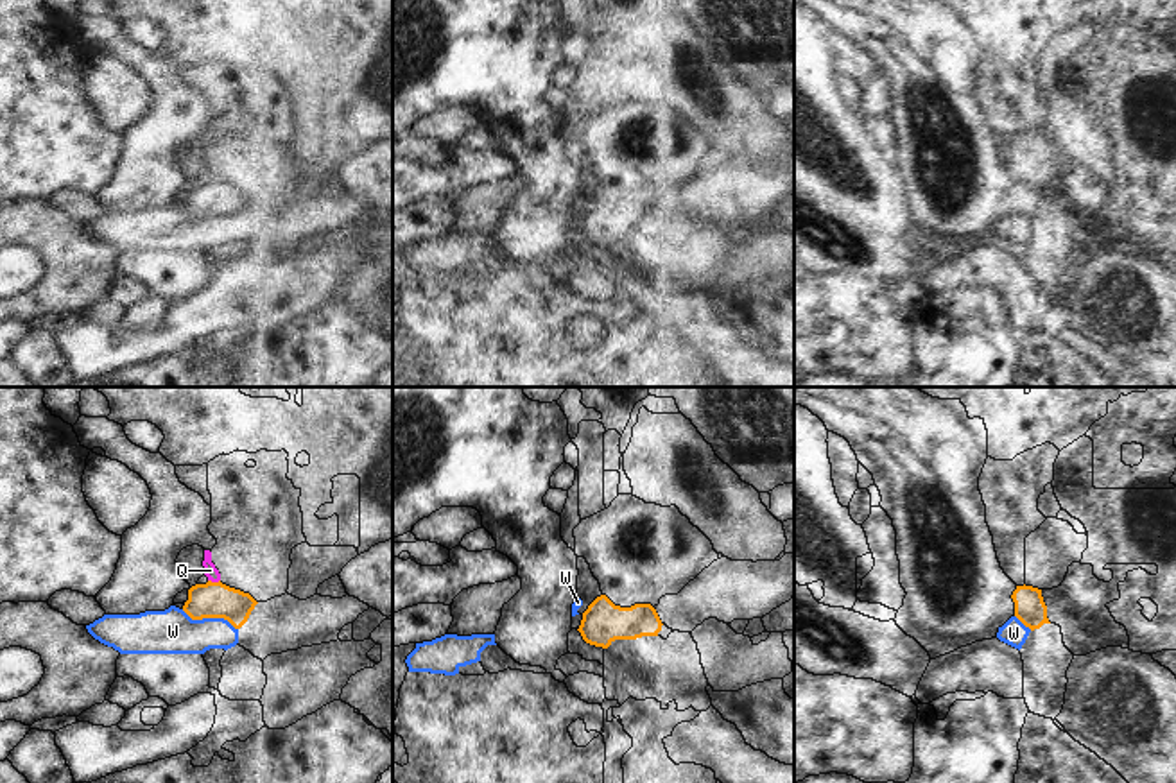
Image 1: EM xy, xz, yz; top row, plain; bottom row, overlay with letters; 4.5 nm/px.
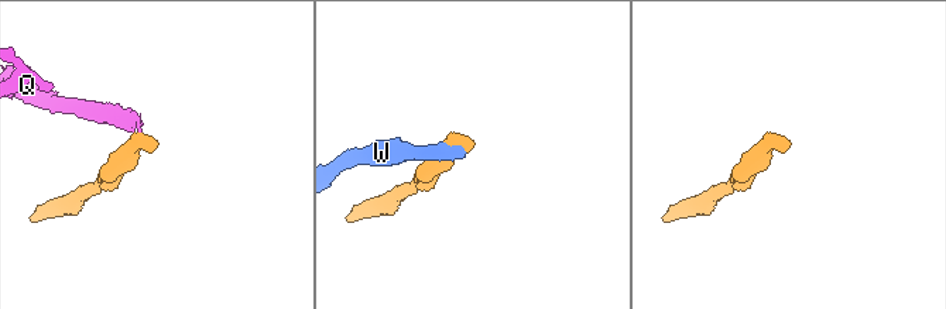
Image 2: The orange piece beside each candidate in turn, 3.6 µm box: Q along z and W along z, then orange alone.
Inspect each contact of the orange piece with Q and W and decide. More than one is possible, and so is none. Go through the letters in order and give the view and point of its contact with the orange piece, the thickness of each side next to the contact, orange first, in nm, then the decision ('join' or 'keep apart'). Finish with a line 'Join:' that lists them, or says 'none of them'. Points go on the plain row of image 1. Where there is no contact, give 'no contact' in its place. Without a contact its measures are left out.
Q: meets orange in xy at (214, 181); 160 nm thick on the orange side, 60 nm on the other; keep apart
W: meets orange in xy at (210, 215); 160 nm thick on the orange side, 200 nm on the other; keep apart
Join: none of them

